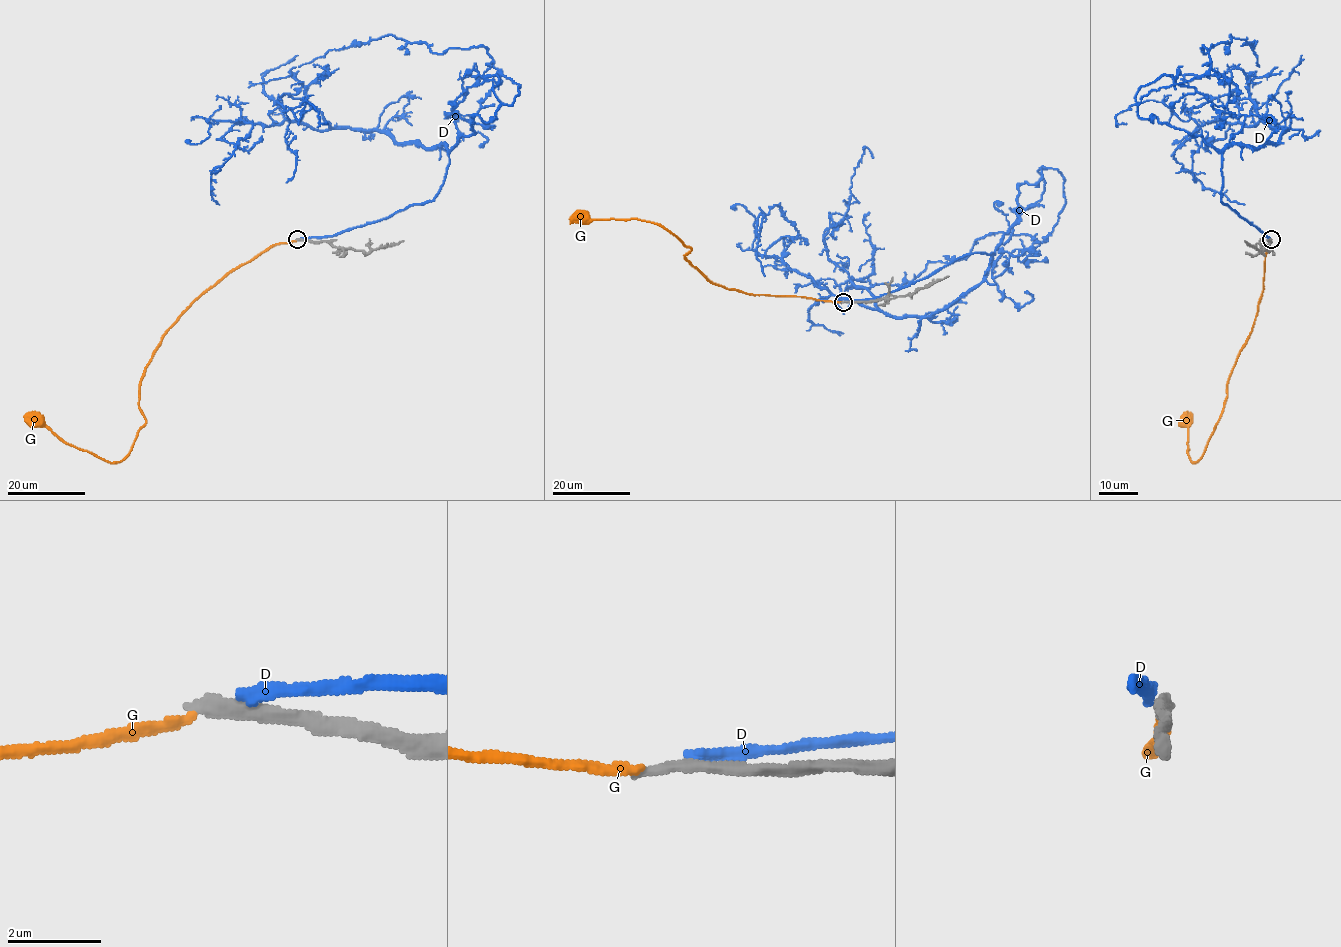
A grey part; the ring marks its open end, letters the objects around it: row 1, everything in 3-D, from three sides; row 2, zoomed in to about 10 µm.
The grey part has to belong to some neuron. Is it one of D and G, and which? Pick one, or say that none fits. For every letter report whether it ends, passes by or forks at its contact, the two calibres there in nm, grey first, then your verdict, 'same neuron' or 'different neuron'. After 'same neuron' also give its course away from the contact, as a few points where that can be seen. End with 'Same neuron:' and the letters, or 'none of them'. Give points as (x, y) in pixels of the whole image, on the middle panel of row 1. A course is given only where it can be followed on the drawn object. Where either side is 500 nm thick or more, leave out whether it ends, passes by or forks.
D: it ends; calibres 400 and 240 nm; different neuron
G: it ends; calibres 280 and 180 nm; different neuron
Same neuron: none of them

